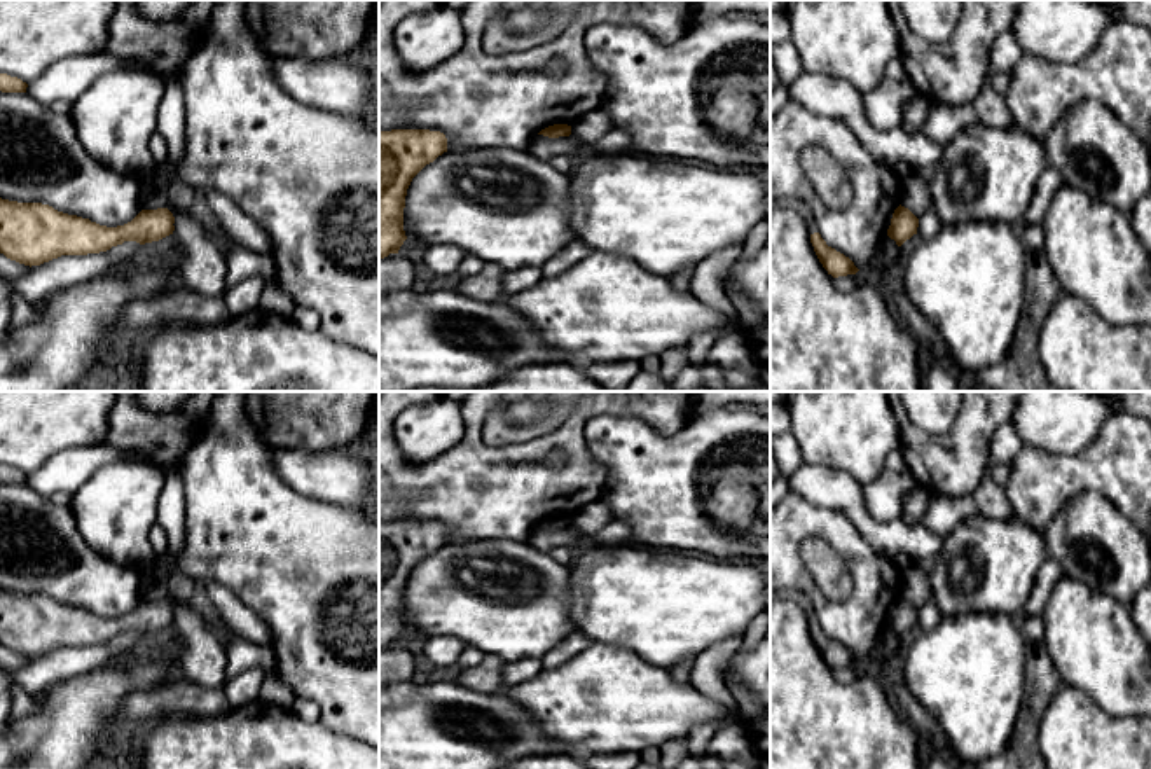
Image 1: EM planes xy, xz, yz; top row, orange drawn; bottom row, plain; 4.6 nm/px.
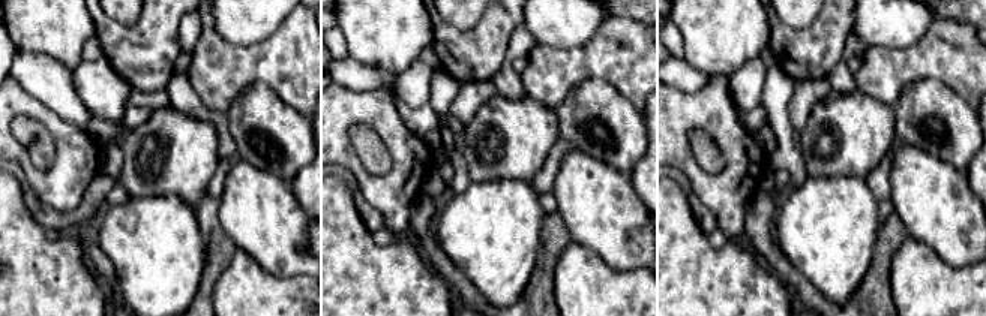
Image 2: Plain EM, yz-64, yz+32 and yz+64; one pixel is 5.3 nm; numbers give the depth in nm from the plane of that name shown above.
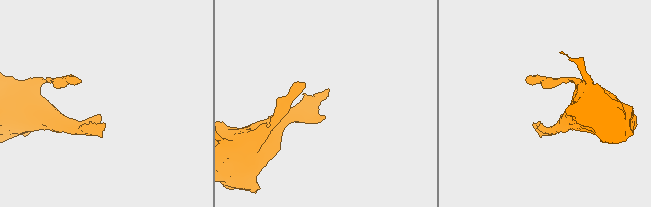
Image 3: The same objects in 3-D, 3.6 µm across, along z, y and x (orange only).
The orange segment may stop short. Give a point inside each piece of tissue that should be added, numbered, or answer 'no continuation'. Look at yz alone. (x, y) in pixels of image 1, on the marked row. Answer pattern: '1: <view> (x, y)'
1: yz (804, 210)

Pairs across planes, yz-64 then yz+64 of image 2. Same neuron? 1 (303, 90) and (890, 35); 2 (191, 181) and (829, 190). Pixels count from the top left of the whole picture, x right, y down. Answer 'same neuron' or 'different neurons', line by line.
1: different neurons
2: different neurons

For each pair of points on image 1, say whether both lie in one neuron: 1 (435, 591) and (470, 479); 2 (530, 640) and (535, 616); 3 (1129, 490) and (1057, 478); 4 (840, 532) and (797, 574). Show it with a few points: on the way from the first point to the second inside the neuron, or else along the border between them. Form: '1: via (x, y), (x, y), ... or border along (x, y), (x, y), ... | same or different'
1: border along (489, 539), (447, 544) | different
2: via (530, 635), (530, 621) | same
3: via (1111, 478), (1075, 478) | same
4: via (821, 530), (806, 530), (793, 542), (793, 554) | same

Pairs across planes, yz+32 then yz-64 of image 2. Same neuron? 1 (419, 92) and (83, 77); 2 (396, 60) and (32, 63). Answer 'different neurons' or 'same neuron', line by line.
1: same neuron
2: different neurons

